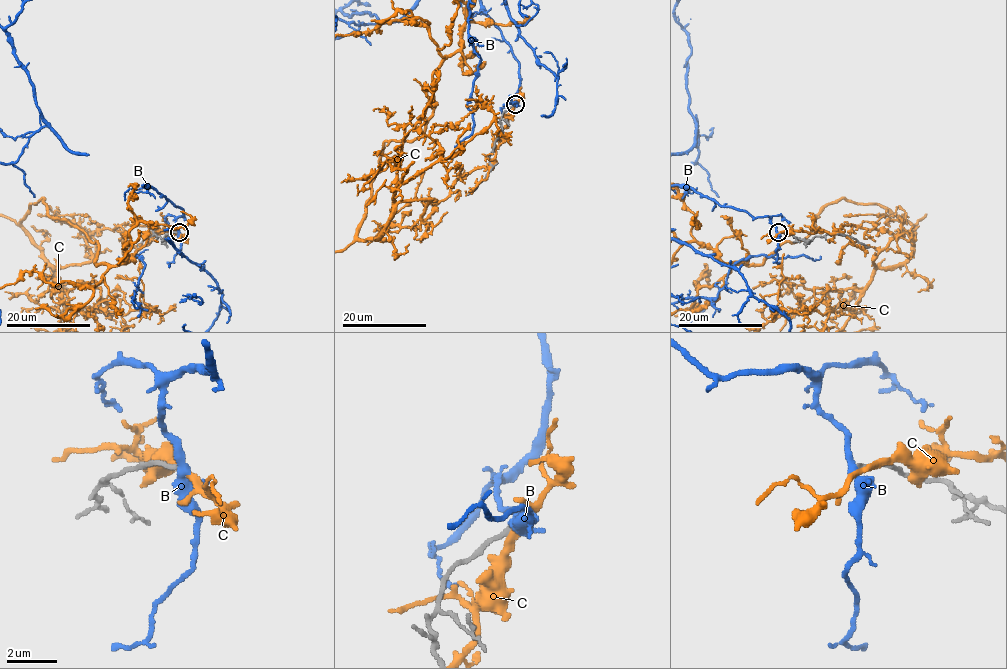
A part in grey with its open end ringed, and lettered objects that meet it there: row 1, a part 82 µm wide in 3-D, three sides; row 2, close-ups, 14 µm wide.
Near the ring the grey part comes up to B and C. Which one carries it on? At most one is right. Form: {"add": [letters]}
{"add": []}

